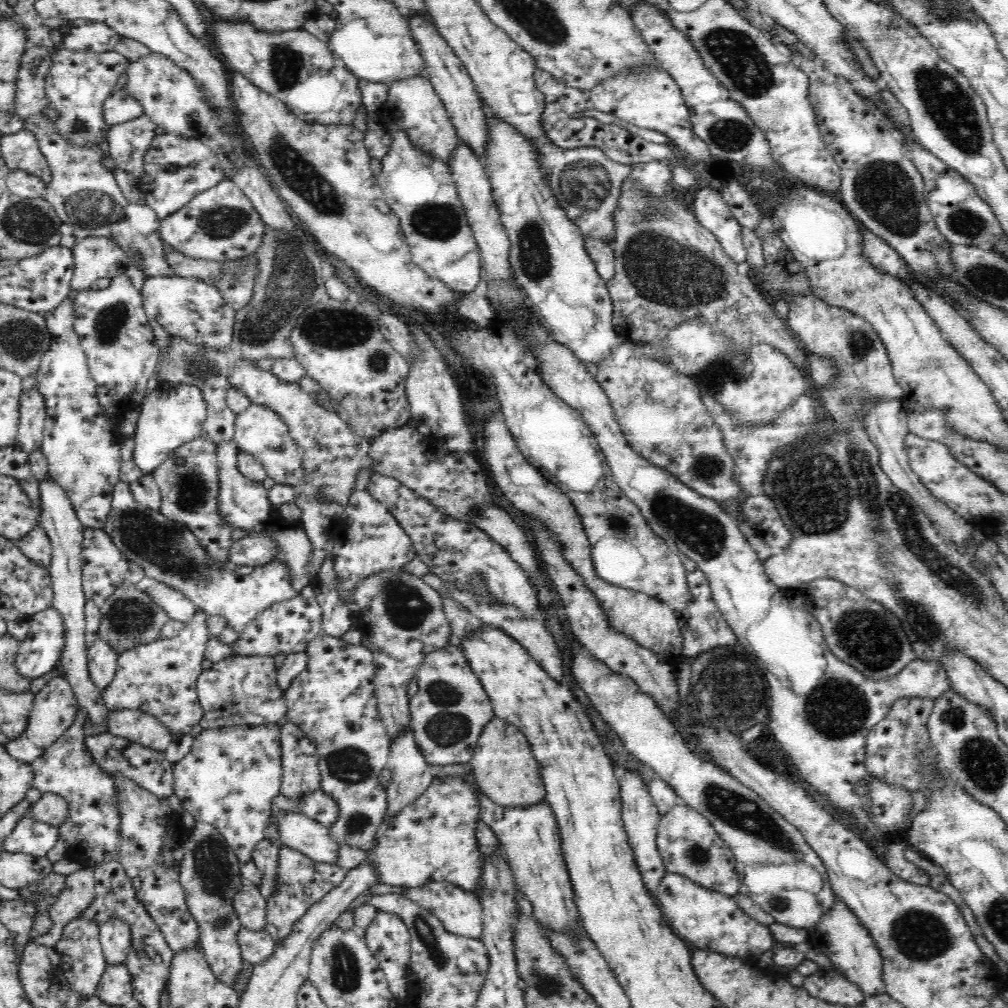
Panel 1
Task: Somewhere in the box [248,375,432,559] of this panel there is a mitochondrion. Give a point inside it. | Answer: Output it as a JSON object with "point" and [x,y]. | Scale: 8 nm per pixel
{"point":[325,494]}

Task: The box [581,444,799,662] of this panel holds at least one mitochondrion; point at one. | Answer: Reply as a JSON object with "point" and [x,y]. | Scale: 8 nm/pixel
{"point":[703,535]}

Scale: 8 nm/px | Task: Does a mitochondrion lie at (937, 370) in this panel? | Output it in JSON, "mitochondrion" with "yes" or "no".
{"mitochondrion":"no"}

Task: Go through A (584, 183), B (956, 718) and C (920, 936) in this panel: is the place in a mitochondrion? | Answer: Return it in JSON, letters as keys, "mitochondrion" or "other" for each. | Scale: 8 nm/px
{"A":"mitochondrion","B":"mitochondrion","C":"mitochondrion"}

